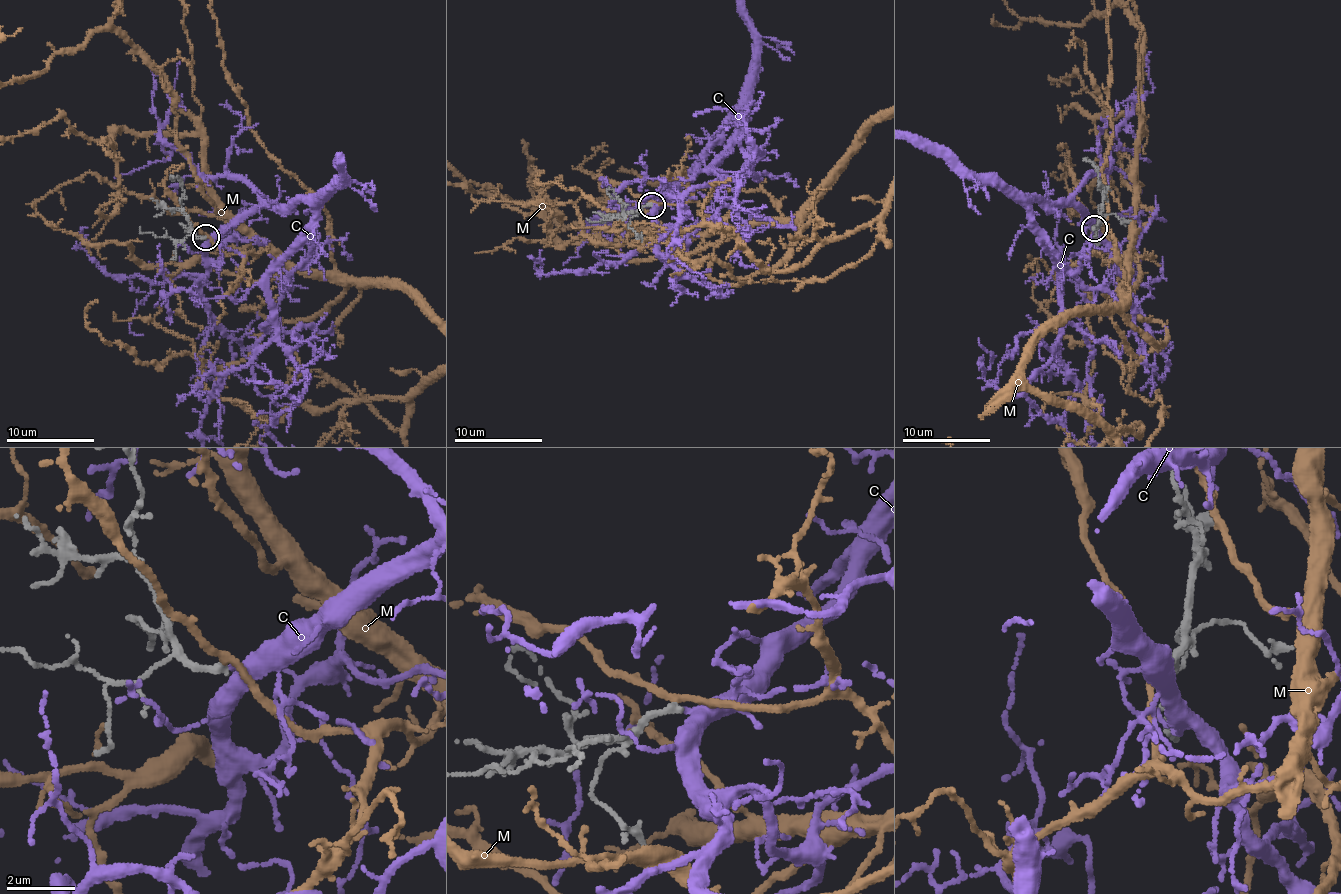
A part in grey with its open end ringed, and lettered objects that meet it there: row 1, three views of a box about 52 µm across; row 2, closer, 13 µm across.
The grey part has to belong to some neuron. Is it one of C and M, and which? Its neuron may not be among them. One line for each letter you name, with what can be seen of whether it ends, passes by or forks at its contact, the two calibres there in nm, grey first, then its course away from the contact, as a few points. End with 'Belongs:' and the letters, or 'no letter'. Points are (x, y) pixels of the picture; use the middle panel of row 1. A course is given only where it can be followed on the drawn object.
C: it passes by; 240 nm thick on the grey side, 340 nm on the other
Belongs: C

